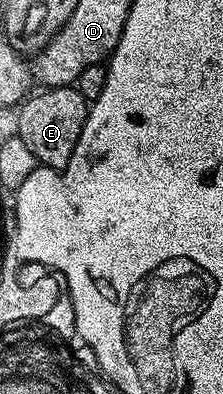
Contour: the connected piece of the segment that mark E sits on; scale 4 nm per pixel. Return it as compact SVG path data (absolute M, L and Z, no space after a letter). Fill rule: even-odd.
M77 86L52 87L31 94L17 108L17 138L32 149L39 164L59 169L66 166L76 149L76 141L80 141L80 133L84 129L84 121L88 110L88 101L78 92Z

